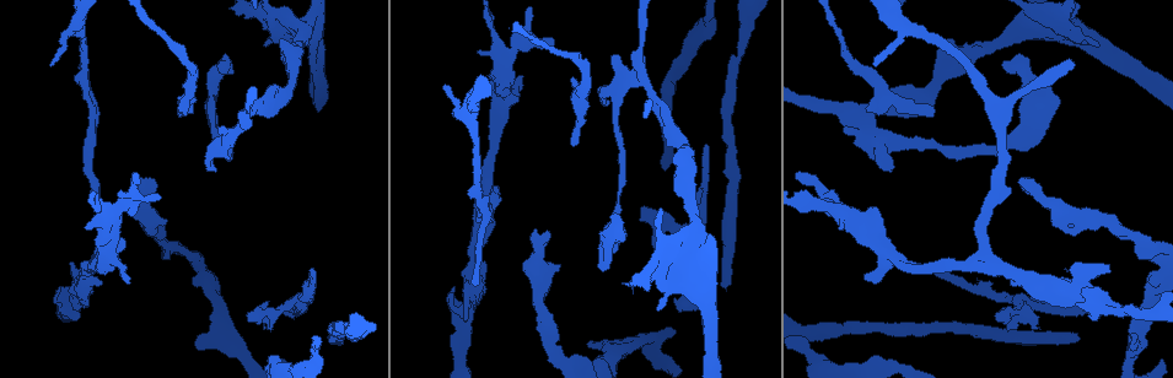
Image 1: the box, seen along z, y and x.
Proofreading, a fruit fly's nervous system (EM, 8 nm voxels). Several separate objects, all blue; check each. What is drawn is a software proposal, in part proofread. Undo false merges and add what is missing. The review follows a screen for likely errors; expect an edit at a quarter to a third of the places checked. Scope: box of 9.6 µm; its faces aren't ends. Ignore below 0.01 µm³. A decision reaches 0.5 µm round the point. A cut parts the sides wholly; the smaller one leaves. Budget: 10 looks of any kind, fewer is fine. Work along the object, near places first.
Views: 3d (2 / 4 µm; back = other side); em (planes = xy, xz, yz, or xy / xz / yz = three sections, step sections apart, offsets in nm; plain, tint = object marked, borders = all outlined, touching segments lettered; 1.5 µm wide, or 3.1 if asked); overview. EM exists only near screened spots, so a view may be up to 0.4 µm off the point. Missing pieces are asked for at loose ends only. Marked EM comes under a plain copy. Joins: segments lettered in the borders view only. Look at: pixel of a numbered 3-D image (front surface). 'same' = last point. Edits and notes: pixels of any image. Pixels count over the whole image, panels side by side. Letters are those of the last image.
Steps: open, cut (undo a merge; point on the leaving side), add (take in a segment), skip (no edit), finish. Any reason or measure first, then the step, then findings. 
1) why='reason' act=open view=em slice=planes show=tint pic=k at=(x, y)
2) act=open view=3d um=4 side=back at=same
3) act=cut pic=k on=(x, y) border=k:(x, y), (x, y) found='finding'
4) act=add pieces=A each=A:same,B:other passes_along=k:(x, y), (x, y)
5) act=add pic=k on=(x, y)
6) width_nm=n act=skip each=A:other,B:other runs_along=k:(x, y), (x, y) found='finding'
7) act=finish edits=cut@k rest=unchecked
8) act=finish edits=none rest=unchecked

act=open view=em slice=xy step=8 show=tint pic=1 at=(613, 214)

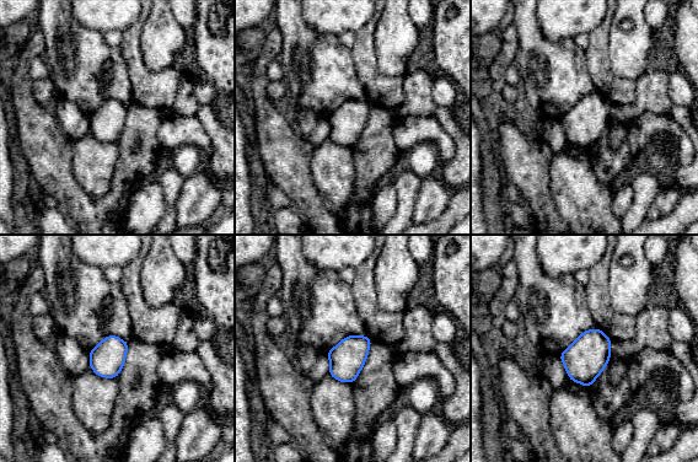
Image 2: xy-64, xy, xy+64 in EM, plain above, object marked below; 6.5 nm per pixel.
act=open view=em slice=planes show=borders at=same

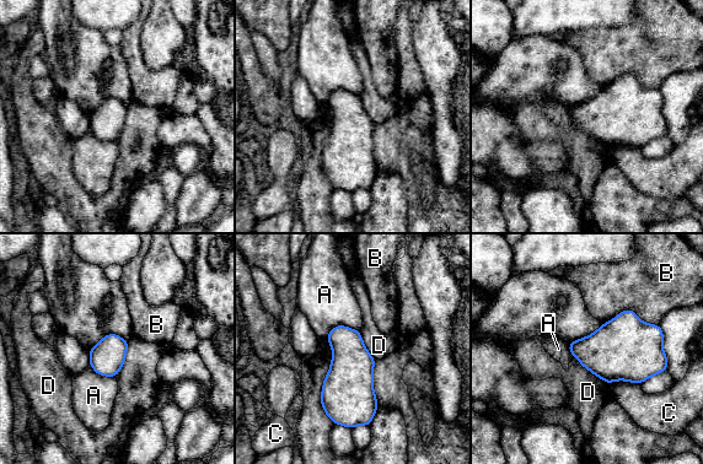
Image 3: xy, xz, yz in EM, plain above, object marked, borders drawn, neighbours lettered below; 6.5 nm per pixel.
act=skip each=A:other,B:other,C:other,D:other border=3:(358, 329), (336, 325), (325, 336) found='none of them fits'

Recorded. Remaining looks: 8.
why='a fork' act=open view=em slice=xy step=4 show=tint pic=1 at=(641, 80)

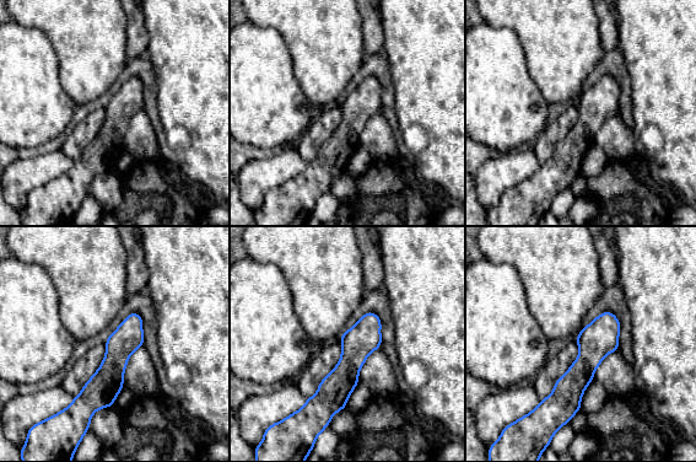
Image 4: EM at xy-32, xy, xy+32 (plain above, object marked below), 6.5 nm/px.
act=open view=em slice=planes show=borders at=same

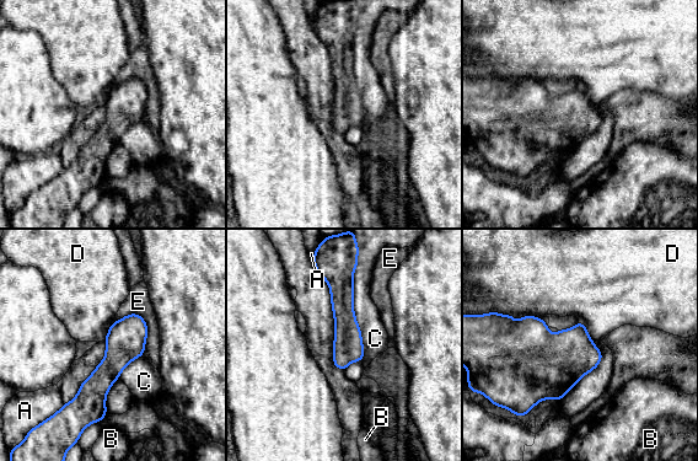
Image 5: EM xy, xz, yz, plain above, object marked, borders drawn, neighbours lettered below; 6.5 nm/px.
width_nm=190 act=skip each=A:other,B:other,C:other,D:other,E:other runs_along=5:(137, 317), (92, 391), (92, 416) found='one neuron here'

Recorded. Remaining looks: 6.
why='free end' act=open view=em slice=xz step=8 show=borders pic=1 at=(476, 286)

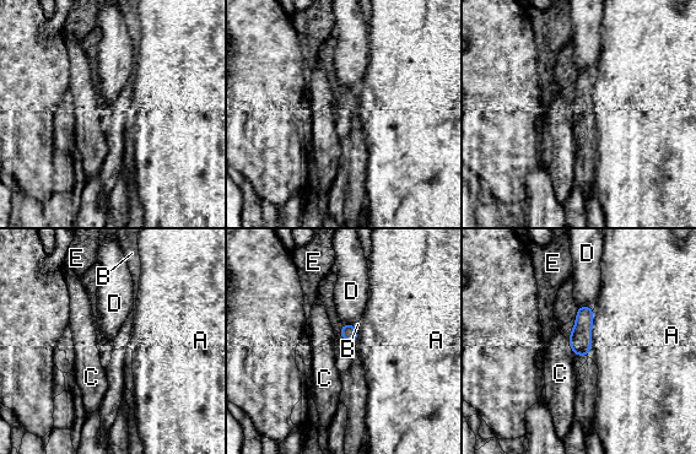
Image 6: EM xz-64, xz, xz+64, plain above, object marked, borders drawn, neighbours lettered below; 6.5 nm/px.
longest_contact=A:300nm act=skip each=A:other,B:other,C:other,D:other,E:other found='no lettered segment goes on from it'

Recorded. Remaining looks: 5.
act=open view=3d um=2 pic=1 at=(285, 313)

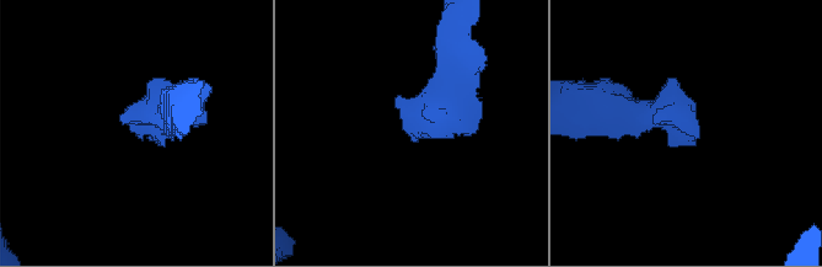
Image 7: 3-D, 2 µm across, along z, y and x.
why='now the EM' act=open view=em slice=planes show=borders pic=7 at=(696, 134)

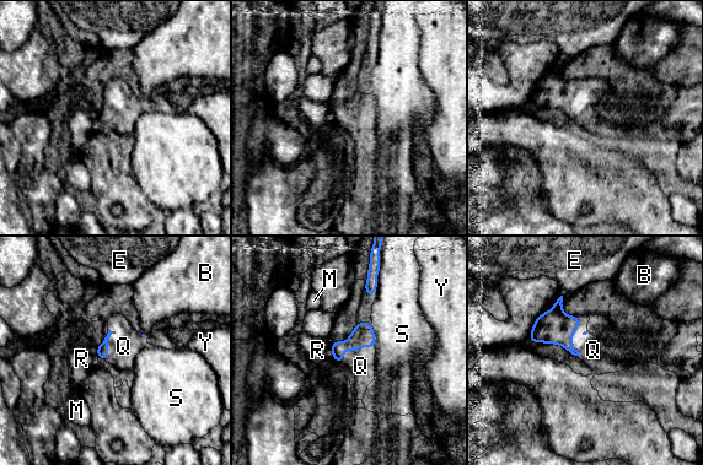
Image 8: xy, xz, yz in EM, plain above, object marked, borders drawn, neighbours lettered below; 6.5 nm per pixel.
act=add pieces=Q each=B:other,E:other,M:other,Q:same,R:other,S:other,Y:other passes_along=8:(363, 336), (349, 351), (360, 366) found='it goes on there'

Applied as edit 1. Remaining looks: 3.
act=finish edits=add@8 rest=unchecked

